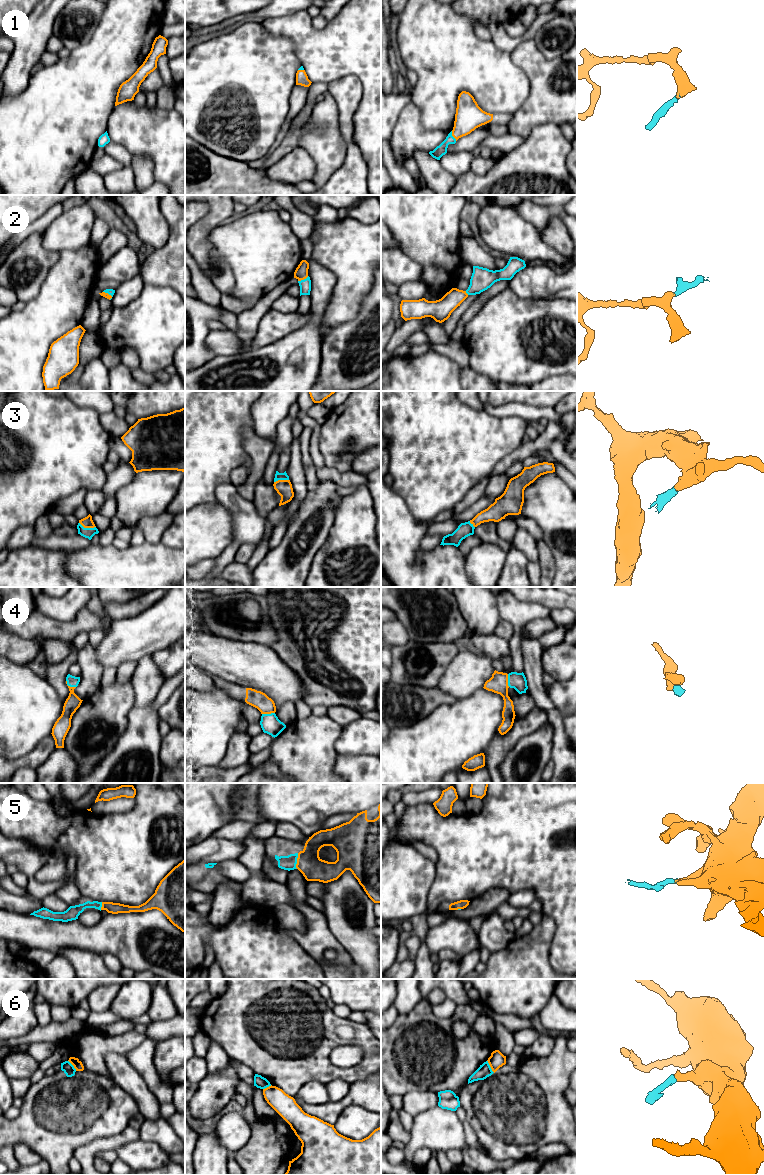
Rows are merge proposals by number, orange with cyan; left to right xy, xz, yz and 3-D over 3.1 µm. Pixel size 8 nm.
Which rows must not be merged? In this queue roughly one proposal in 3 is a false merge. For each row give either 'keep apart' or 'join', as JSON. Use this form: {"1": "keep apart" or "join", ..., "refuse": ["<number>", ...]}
{"1": "join", "2": "join", "3": "join", "4": "join", "5": "join", "6": "keep apart", "refuse": ["6"]}

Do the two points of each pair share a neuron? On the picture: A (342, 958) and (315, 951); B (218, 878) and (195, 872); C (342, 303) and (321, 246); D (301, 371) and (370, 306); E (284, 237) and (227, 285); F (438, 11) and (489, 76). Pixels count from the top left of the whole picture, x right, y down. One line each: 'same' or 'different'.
A: same
B: same
C: same
D: different
E: different
F: same

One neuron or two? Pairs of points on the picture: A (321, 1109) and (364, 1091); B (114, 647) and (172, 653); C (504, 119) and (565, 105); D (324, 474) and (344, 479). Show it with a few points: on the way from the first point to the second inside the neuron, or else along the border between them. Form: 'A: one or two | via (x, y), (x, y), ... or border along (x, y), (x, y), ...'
A: one | via (332, 1109), (353, 1098)
B: two | border along (174, 642), (151, 654)
C: two | border along (513, 114), (506, 124)
D: one | via (329, 474), (339, 478)

